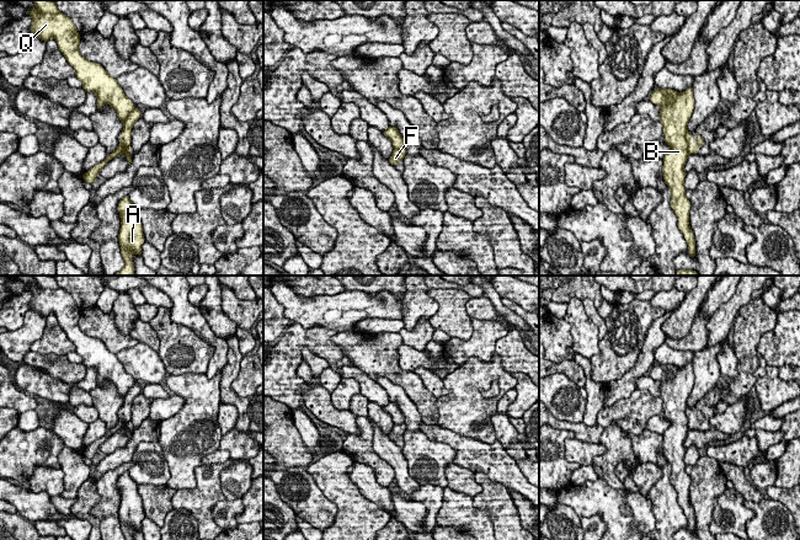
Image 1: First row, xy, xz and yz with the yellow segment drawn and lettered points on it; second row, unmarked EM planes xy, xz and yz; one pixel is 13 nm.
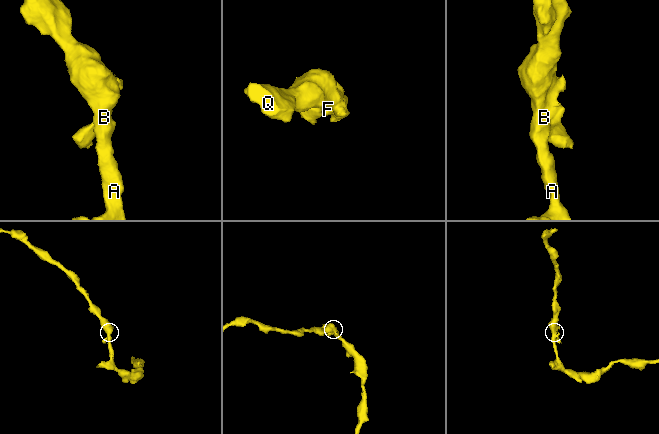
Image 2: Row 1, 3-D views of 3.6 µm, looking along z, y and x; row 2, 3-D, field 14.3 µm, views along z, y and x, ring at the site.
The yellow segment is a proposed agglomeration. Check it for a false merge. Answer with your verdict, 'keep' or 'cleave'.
cleave

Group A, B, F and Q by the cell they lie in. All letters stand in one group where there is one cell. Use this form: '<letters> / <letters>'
A B Q / F

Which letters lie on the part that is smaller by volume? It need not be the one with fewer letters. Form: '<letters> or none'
F

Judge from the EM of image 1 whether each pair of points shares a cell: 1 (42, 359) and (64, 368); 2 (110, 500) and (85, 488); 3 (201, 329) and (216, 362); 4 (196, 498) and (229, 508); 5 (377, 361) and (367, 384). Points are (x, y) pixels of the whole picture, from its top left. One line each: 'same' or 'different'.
1: same
2: different
3: same
4: different
5: different

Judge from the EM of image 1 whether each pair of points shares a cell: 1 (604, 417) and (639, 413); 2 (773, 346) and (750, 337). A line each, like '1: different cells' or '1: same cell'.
1: same cell
2: different cells

